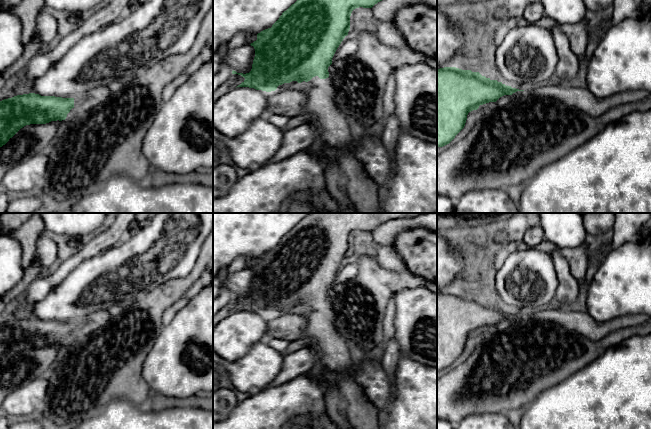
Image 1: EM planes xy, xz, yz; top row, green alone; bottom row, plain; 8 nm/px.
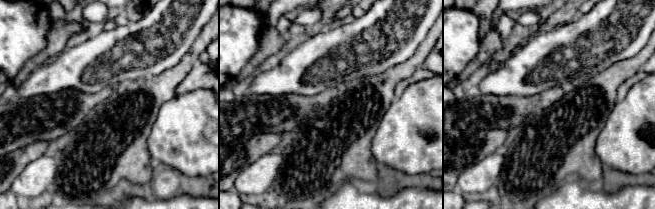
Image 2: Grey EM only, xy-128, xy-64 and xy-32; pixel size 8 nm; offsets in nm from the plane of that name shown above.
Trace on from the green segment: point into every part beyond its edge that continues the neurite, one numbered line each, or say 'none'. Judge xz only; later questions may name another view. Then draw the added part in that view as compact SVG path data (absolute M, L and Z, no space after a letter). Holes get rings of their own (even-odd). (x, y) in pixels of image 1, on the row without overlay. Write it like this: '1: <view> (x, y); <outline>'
1: xz (347, 406); M318 300L308 305L302 315L307 319L307 326L303 338L311 338L315 344L310 346L318 353L318 362L322 364L322 372L337 372L342 375L340 381L333 385L326 393L326 413L338 429L379 429L378 410L366 398L363 388L353 378L353 360L351 359L346 339L339 333L335 325L335 313L330 301L320 303Z

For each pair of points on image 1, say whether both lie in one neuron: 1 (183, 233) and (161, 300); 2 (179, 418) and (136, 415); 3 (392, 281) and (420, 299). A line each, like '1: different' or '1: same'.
1: different
2: same
3: different

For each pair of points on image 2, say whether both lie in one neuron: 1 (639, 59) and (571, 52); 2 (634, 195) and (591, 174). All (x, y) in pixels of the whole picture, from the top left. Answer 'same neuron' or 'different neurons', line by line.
1: different neurons
2: different neurons

